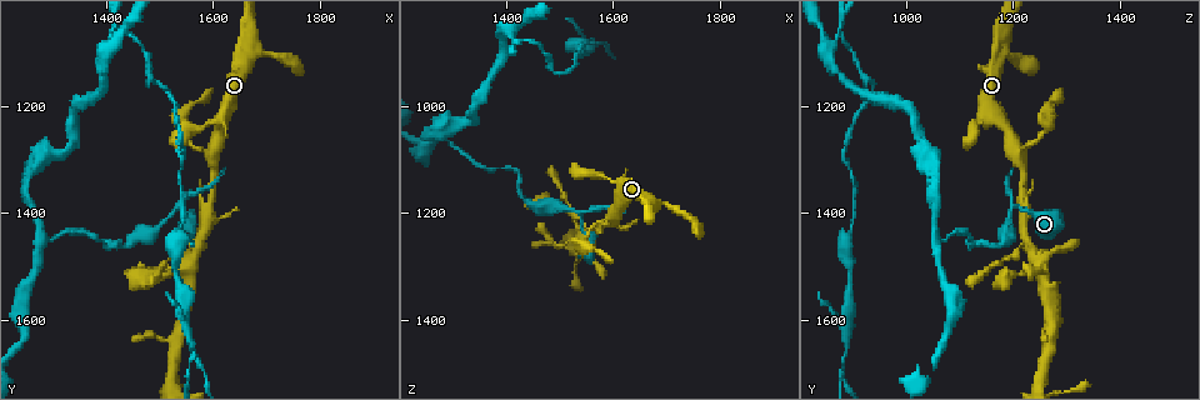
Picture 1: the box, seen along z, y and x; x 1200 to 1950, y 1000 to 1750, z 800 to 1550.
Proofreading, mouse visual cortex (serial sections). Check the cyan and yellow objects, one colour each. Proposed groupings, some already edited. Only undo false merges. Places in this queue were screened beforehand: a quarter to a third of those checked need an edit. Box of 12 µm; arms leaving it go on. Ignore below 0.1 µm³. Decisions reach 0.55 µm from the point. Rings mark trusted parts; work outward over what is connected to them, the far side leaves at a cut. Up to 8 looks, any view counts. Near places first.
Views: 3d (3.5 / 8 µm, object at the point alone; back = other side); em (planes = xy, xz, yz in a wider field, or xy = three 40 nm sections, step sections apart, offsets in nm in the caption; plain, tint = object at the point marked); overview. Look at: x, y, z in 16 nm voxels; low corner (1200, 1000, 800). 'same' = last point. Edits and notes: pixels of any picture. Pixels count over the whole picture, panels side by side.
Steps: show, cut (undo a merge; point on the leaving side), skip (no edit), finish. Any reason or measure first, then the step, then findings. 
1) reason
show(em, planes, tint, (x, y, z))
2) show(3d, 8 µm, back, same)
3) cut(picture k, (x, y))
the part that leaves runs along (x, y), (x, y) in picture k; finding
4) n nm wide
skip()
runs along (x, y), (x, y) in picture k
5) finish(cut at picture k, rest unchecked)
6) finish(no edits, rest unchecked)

abrupt turn
show(3d, 3.5 µm, (1600, 1285, 1210))

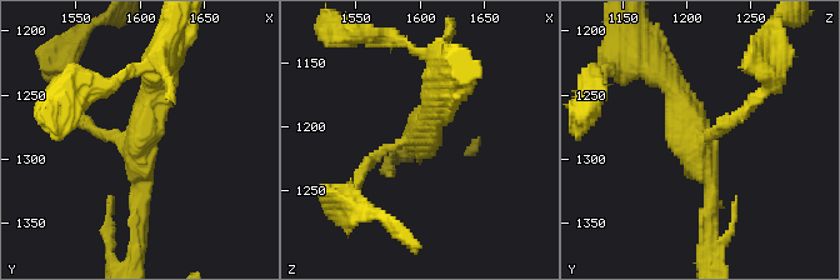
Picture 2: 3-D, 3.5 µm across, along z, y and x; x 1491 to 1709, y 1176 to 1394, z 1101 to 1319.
shape alone is not enough
show(em, xy, step 5, tint, (1600, 1288, 1206))

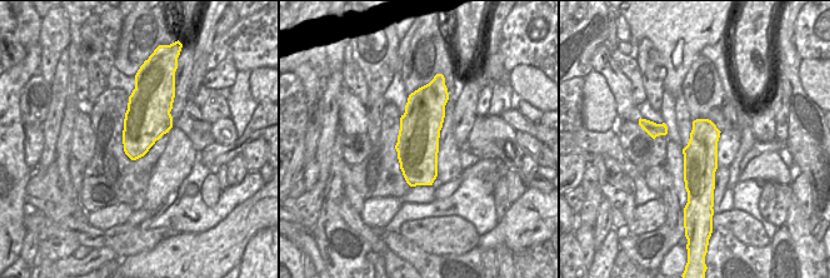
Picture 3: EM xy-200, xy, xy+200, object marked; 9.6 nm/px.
arms of 150, 250, 300 nm
skip()
runs along (660, 69), (695, 134), (710, 223) in picture 2; continuous, no second cell

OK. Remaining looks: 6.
sharp bend
show(em, xy, step 5, tint, (1515, 1410, 1195))

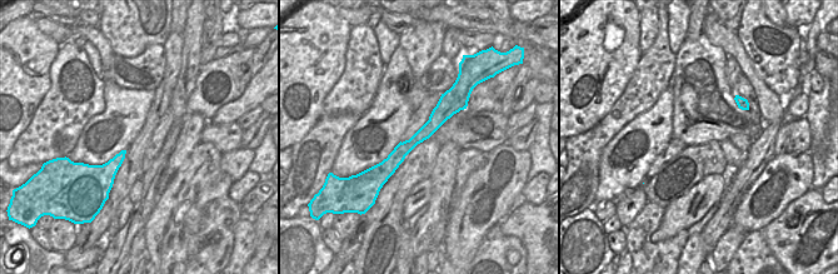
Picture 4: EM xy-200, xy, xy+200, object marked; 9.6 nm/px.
show(3d, 3.5 µm, back, same)

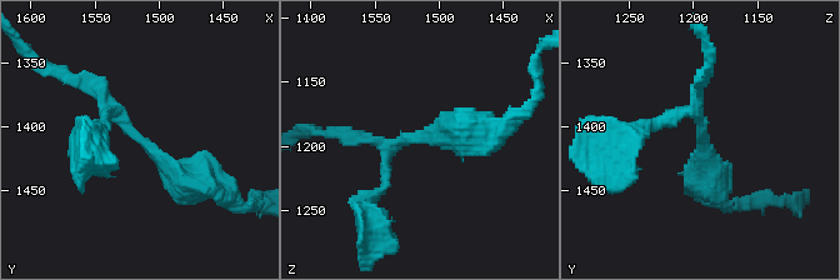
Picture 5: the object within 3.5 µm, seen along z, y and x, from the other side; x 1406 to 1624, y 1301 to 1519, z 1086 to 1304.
150 nm wide
skip()
runs along (450, 95), (383, 178) in picture 4; continuous, no second cell

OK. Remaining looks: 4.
sharp bend
show(3d, 3.5 µm, (1415, 1460, 1120))

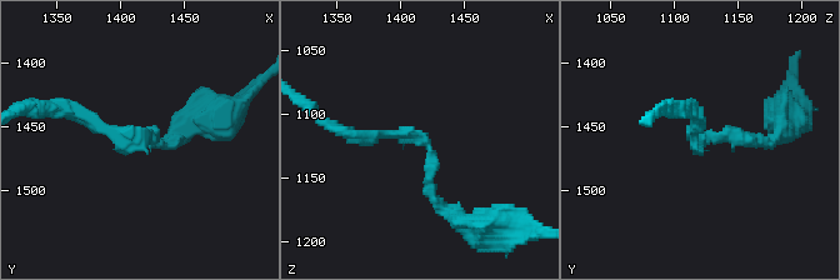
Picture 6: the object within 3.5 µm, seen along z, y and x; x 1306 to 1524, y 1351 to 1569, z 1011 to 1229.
arms of 150, 150 nm; shape alone is not enough
show(em, xy, step 3, tint, (1420, 1456, 1122))

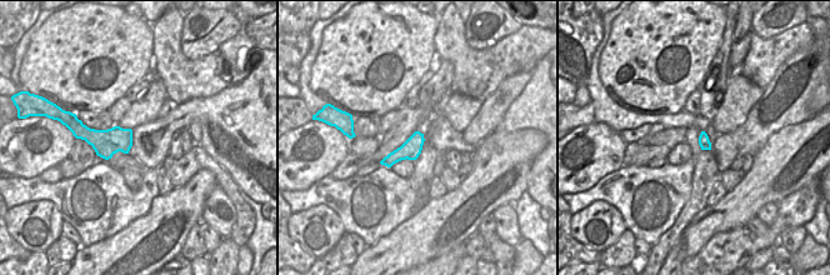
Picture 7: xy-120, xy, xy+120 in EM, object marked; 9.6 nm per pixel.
skip()
runs along (170, 144), (124, 140), (66, 109) in picture 6; continuous, no second cell

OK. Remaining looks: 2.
finish(no edits, rest unchecked)

